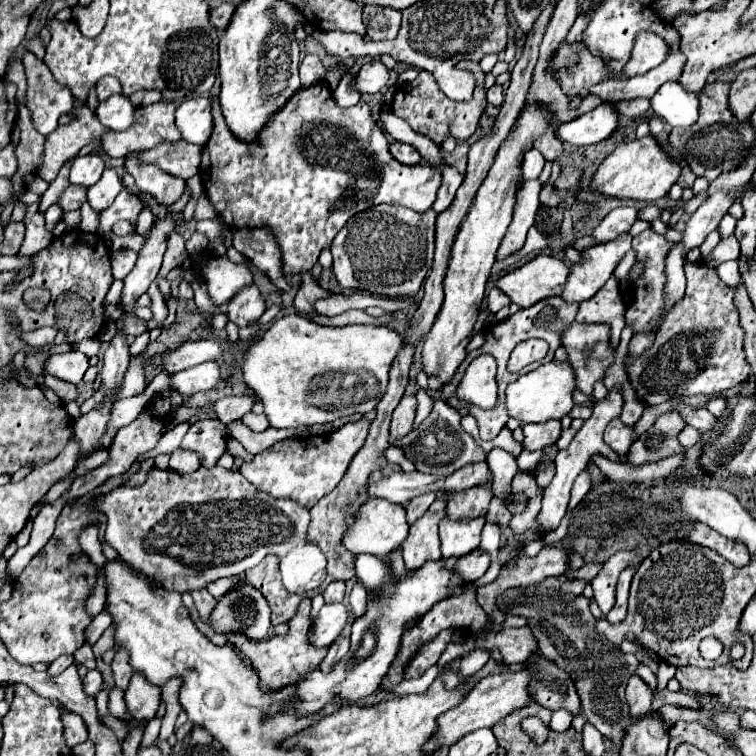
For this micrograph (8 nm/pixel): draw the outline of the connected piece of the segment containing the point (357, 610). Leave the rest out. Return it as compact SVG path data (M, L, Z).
M356 581L354 583L354 587L352 587L352 591L350 591L350 605L352 605L352 611L354 611L354 615L356 617L360 617L362 613L364 613L364 609L366 609L366 589L362 587L362 583L360 581Z

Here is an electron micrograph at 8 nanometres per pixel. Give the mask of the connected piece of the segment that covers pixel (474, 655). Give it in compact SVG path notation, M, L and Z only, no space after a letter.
M474 649L472 653L468 653L464 659L462 659L462 665L460 665L460 675L474 675L476 671L482 669L482 665L488 661L488 653L482 651L482 649Z

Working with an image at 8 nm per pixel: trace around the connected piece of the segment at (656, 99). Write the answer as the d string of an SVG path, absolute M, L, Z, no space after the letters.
M668 81L650 99L650 109L672 127L690 127L698 119L698 95L684 91L676 81Z

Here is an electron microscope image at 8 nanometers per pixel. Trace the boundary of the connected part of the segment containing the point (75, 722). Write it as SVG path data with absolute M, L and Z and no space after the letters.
M60 711L62 713L62 725L64 725L64 741L68 747L74 747L78 743L84 743L88 739L88 731L86 725L82 721L82 717L78 717L72 711Z

